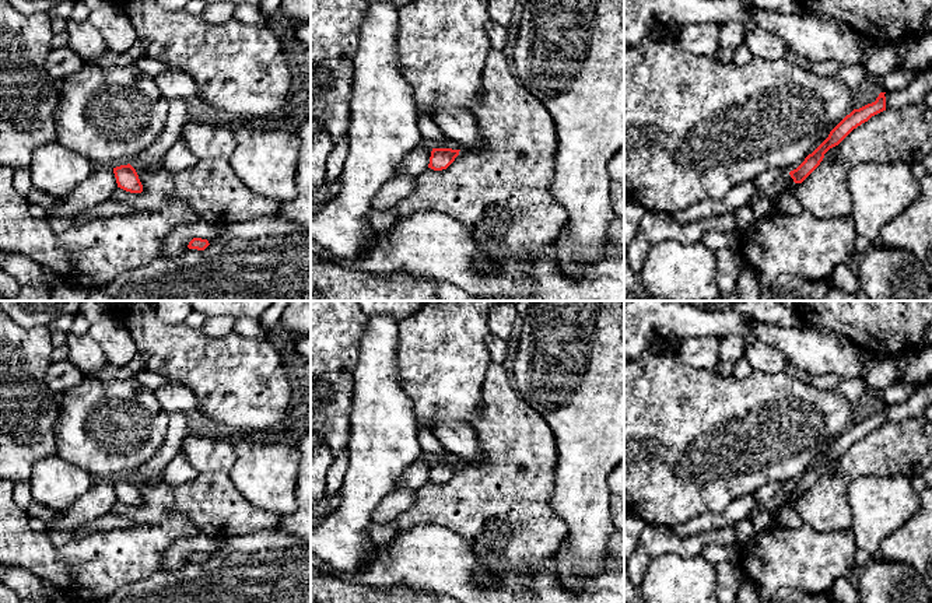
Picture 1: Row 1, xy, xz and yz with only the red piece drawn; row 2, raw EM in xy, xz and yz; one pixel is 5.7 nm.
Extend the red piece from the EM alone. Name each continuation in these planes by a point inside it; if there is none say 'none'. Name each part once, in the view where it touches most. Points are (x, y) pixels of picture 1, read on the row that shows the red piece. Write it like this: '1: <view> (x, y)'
none

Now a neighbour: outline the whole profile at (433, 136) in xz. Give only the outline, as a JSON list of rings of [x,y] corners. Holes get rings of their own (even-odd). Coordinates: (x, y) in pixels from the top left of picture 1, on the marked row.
[[[423,112],[416,113],[417,126],[420,133],[431,148],[452,148],[459,150],[451,140],[448,140],[441,129],[437,126],[432,116],[428,116]]]

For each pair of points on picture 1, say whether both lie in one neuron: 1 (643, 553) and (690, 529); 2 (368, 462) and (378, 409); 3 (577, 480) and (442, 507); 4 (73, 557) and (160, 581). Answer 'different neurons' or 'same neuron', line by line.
1: different neurons
2: same neuron
3: different neurons
4: different neurons

